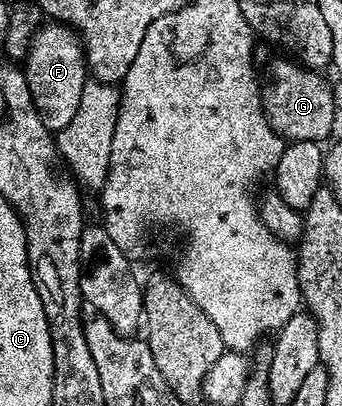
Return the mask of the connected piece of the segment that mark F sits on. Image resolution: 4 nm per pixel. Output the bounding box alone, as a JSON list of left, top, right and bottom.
[25,23,89,131]

